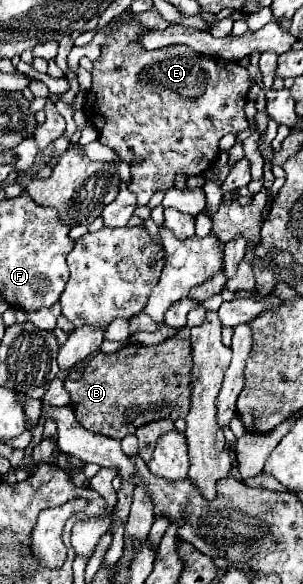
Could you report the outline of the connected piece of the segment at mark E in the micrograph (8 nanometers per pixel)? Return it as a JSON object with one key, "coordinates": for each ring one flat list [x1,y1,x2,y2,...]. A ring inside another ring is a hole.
{"coordinates":[[134,22,118,24,114,34,102,46,100,58,94,62,92,70,92,94,86,92,84,114,98,130,98,140,112,148,114,154,130,164,132,178,126,184,136,196,138,206,148,204,154,192,170,190,176,184,176,176,202,176,218,160,220,138,228,132,244,132,250,124,246,120,244,106,248,102,248,90,254,78,248,76,234,60,218,60,200,56,186,46,170,46,160,50,142,48,136,38,142,34,142,26]]}

